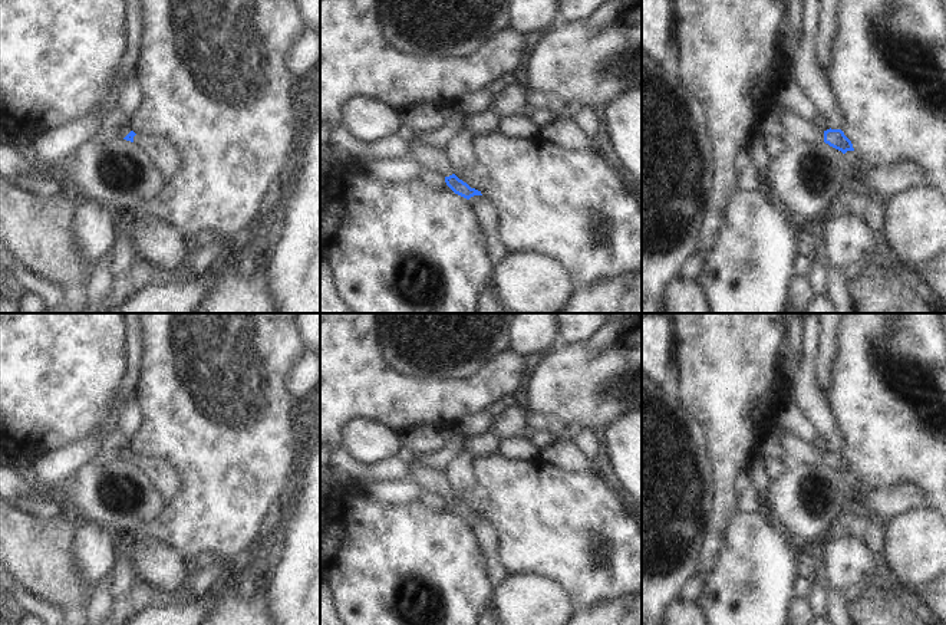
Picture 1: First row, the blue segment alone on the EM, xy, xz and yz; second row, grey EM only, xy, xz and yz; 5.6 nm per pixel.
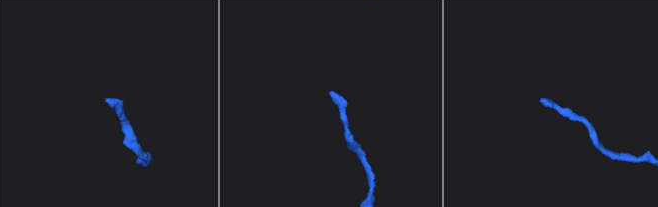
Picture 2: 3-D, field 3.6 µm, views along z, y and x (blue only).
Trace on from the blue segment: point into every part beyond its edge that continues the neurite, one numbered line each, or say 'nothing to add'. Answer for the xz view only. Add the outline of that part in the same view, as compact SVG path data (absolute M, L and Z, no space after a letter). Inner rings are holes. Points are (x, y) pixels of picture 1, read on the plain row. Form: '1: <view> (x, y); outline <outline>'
1: xz (431, 480); outline M412 460L408 467L409 473L406 478L418 484L423 493L436 493L444 499L454 496L454 490L442 471L421 466L415 460Z

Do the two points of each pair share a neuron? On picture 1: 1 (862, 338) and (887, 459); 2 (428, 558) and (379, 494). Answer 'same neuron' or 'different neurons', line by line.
1: same neuron
2: different neurons

